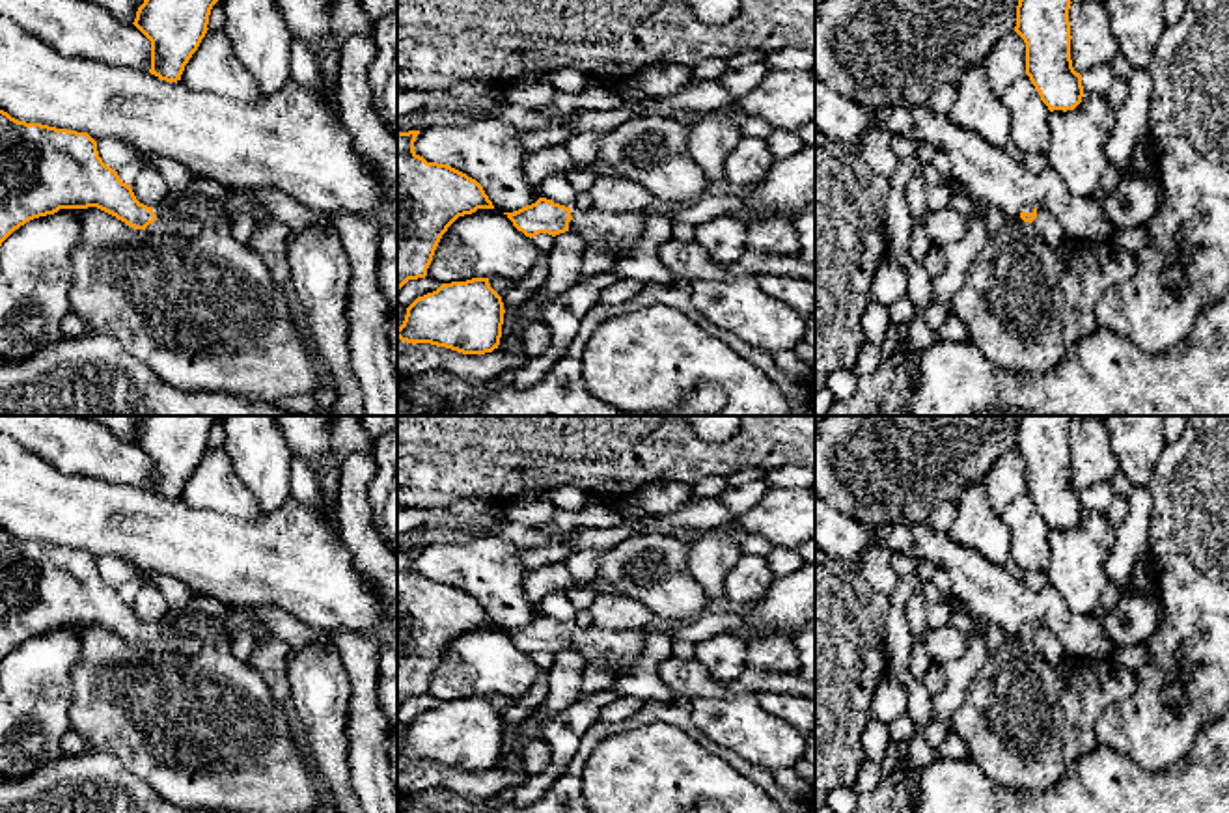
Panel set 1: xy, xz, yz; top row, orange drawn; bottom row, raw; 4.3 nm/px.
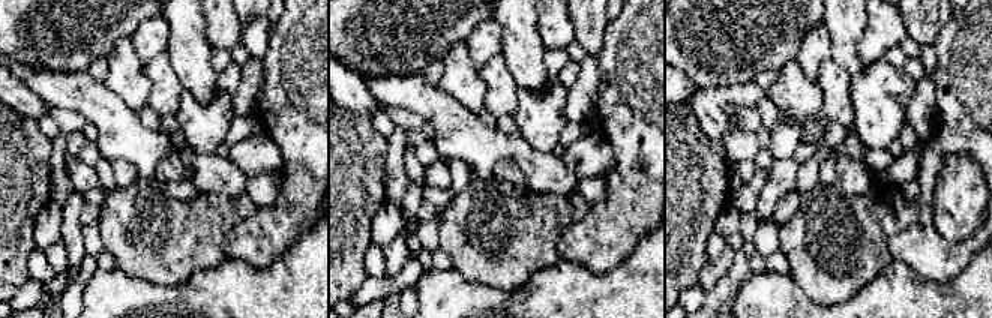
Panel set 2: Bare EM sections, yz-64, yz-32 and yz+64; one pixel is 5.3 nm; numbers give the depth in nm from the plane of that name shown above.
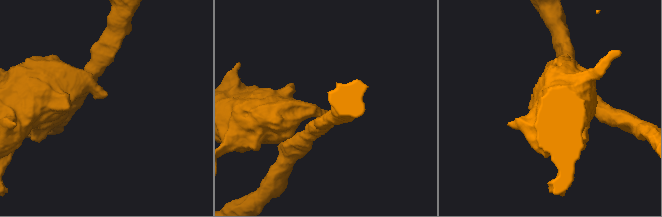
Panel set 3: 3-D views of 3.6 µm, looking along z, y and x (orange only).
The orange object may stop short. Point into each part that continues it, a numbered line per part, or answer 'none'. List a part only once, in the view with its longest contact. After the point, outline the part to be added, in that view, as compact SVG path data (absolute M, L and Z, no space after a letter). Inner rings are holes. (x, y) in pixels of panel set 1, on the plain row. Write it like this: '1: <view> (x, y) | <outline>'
1: yz (1047, 644) | M1029 623L1024 627L1024 630L1037 630L1037 636L1031 640L1035 649L1041 653L1043 660L1056 666L1065 662L1065 649L1057 636L1044 625L1041 623Z

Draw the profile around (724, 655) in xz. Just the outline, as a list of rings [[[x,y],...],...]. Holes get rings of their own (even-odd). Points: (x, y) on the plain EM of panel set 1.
[[[720,632],[696,645],[696,658],[722,682],[737,679],[746,669],[748,640]]]

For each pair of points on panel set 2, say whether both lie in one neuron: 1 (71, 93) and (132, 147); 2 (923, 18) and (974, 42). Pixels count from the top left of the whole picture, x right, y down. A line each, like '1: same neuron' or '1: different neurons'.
1: same neuron
2: different neurons

